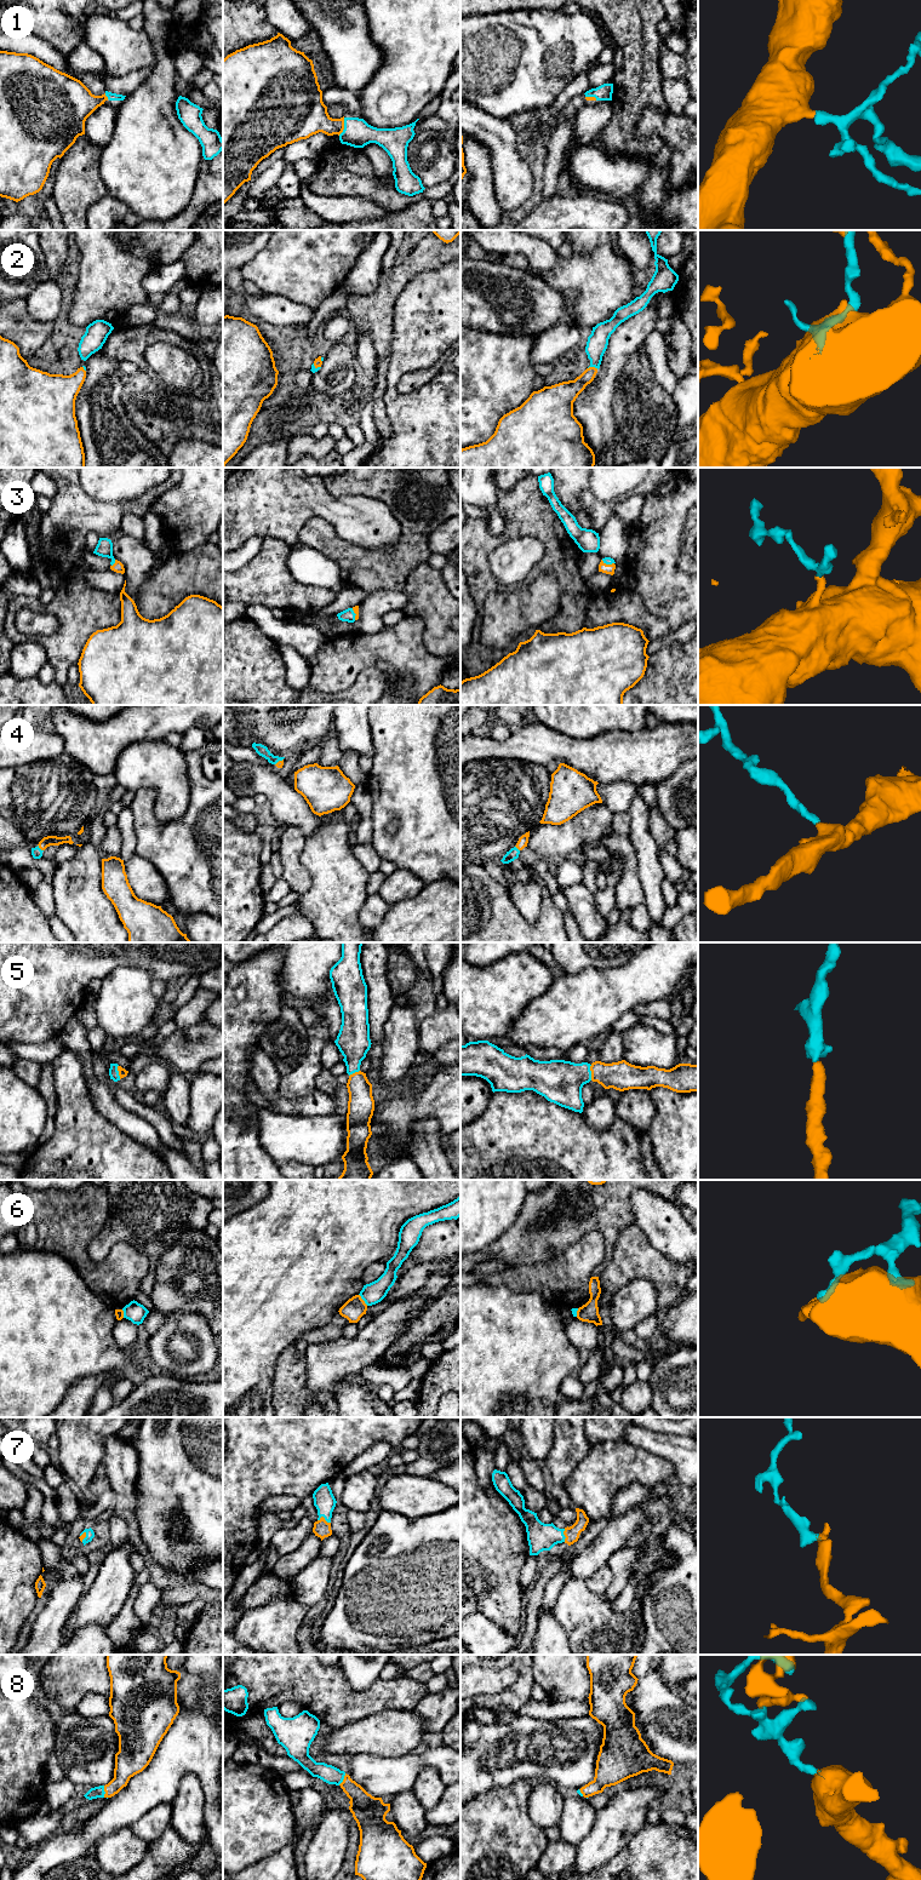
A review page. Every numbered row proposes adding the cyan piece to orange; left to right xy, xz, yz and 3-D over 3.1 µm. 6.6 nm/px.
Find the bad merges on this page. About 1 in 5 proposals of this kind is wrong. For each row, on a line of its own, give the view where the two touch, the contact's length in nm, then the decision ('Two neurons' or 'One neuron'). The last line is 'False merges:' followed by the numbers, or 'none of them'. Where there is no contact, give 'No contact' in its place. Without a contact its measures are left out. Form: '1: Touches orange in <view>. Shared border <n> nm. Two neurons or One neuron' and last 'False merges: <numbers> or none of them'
1: Touches orange in xz. Shared border 130 nm. One neuron
2: Touches orange in yz. Shared border 70 nm. One neuron
3: Touches orange in xy. Shared border 50 nm. One neuron
4: Touches orange in xy. Shared border 60 nm. One neuron
5: Touches orange in yz. Shared border 100 nm. One neuron
6: Touches orange in xz. Shared border 100 nm. Two neurons
7: Touches orange in xz. Shared border 90 nm. One neuron
8: Touches orange in xy. Shared border 80 nm. One neuron
False merges: 6

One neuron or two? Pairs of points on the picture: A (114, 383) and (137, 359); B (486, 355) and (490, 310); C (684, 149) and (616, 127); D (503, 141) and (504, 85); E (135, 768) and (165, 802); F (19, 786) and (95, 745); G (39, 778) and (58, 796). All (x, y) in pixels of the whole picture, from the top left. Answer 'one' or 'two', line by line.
A: two
B: two
C: two
D: two
E: one
F: two
G: one

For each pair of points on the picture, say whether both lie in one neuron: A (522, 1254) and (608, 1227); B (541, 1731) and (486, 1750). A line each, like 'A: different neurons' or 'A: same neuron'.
A: same neuron
B: same neuron

